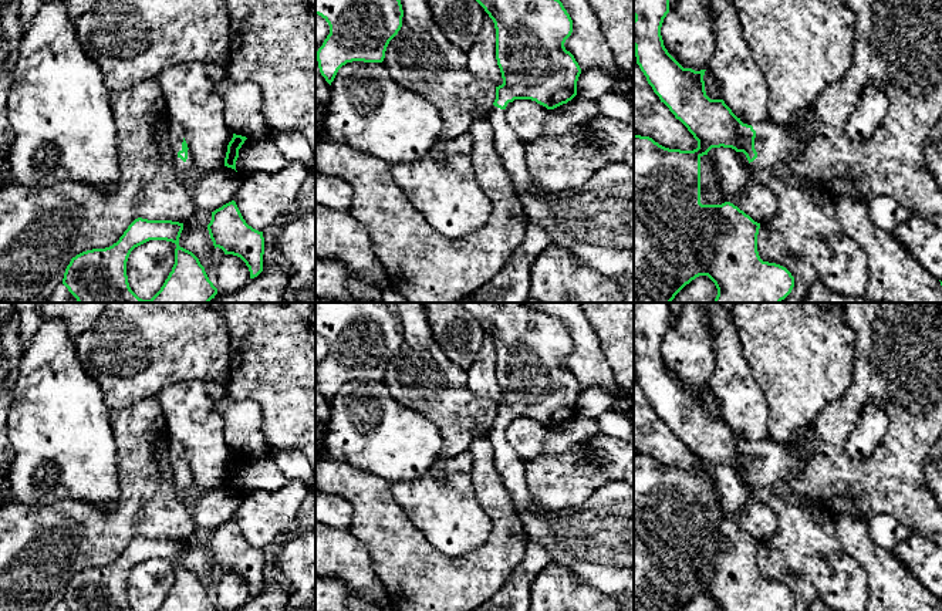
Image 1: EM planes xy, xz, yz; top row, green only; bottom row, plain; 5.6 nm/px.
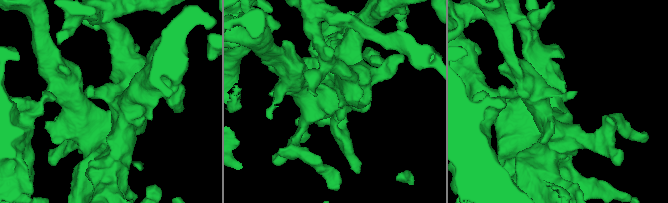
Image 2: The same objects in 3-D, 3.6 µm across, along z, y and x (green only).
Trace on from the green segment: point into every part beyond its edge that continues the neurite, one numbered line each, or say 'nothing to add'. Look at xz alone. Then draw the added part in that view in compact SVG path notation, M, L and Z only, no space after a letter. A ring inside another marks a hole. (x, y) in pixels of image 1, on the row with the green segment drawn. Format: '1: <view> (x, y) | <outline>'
1: xz (596, 222) | M510 104L504 109L492 105L486 119L493 128L496 152L511 179L527 223L538 225L544 229L550 234L553 244L571 252L583 266L614 279L621 287L622 303L634 303L634 168L624 163L612 163L598 171L578 189L558 193L538 193L531 183L531 175L527 169L526 144L510 128L506 119L506 109Z

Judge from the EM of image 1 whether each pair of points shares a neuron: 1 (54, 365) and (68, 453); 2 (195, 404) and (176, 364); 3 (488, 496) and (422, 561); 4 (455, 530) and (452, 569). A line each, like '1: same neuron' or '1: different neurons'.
1: same neuron
2: different neurons
3: same neuron
4: different neurons

